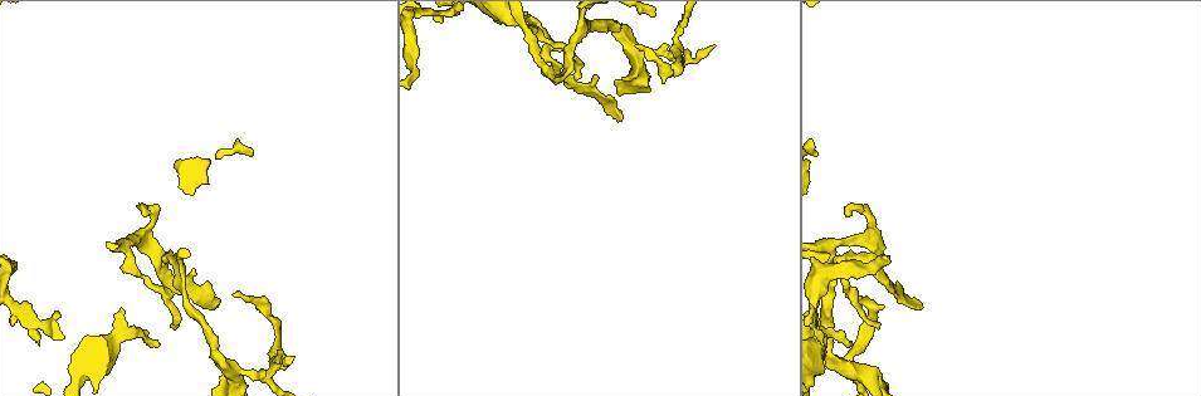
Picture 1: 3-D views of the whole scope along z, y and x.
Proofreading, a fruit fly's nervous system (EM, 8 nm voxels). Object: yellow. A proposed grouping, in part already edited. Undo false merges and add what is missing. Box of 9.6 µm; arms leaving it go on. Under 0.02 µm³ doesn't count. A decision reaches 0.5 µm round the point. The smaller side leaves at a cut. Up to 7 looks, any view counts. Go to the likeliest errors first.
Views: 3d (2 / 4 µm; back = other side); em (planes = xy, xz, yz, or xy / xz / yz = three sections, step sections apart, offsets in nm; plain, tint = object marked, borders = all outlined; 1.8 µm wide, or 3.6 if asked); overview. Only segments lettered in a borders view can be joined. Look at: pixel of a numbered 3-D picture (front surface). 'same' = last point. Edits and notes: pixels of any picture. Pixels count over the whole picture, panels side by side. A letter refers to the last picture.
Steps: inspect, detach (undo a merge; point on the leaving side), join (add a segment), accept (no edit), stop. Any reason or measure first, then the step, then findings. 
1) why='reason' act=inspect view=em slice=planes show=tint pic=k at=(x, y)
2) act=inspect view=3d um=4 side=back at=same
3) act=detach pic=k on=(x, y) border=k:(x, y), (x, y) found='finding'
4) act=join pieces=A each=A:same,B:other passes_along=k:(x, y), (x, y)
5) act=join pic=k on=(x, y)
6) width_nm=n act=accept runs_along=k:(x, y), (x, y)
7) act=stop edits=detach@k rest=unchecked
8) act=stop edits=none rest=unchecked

why='four-way junction' act=inspect view=3d um=2 pic=1 at=(851, 359)

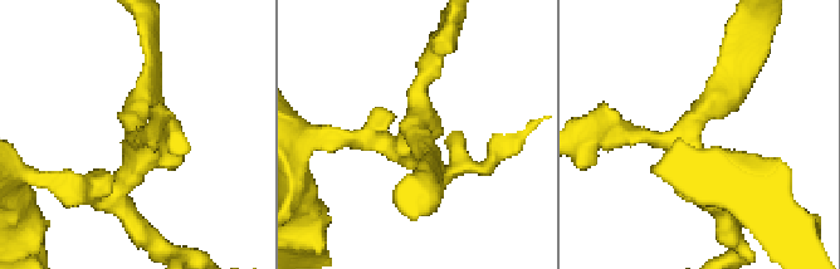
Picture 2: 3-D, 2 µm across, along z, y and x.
arms=4 why='shape alone is not enough' act=inspect view=em slice=planes show=tint pic=2 at=(420, 125)

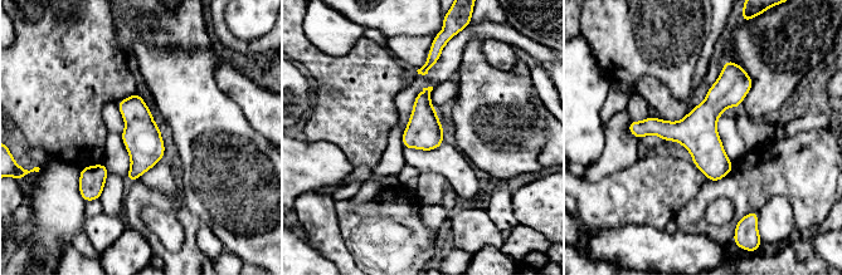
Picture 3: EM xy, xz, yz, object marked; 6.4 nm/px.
act=inspect view=em slice=planes show=borders at=same

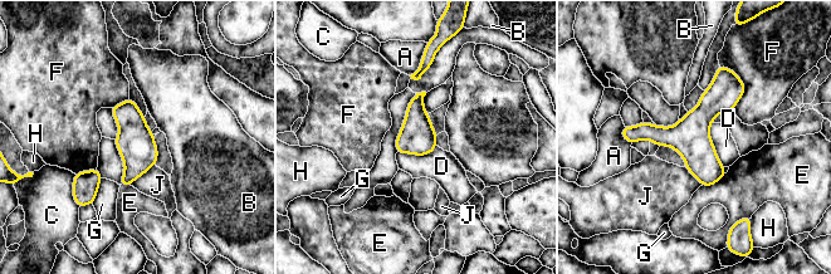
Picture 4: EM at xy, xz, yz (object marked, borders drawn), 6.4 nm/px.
act=accept each=A:other,B:other,C:other,D:other,E:other,F:other,G:other,H:other,J:other border=4:(712, 122), (709, 137), (724, 166) found='one cell here'

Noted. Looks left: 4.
why='branch stops here' act=inspect view=3d um=4 pic=1 at=(441, 22)

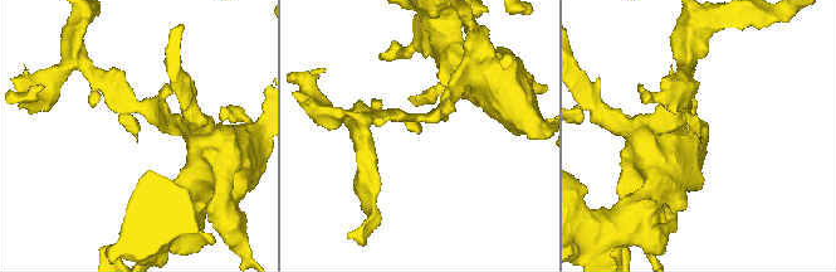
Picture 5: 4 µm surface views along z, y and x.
why='shape alone is not enough' act=inspect view=em slice=yz step=8 show=borders pic=5 at=(137, 139)

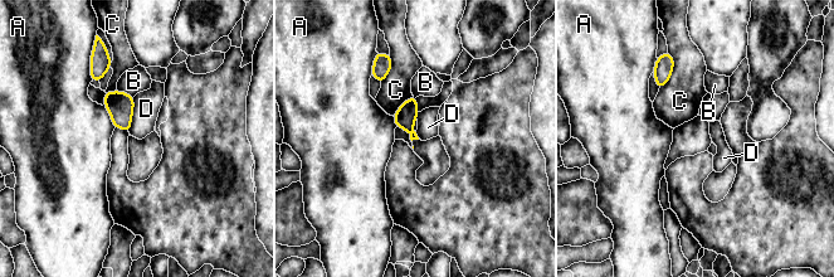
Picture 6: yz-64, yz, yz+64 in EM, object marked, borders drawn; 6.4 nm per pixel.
why='cut it another way' act=inspect view=em slice=planes show=borders at=same

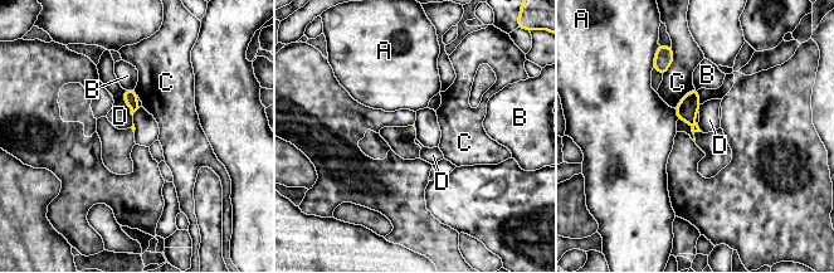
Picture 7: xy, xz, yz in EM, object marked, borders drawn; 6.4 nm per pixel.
act=accept each=A:other,B:other,C:other,D:other border=7:(123, 89), (123, 101), (132, 116) found='no lettered segment goes on from it'

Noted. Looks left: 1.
why='thick turns thin' act=inspect view=em slice=planes show=borders pic=1 at=(110, 342)

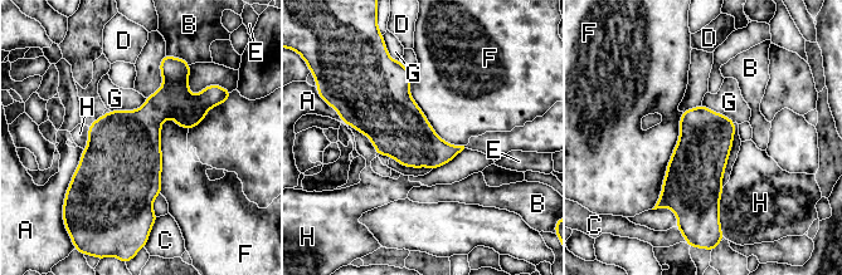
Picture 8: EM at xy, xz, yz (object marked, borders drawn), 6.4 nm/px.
longest_contact=F:500nm act=accept each=A:other,B:other,C:other,D:other,E:other,F:other,G:other,H:other border=8:(170, 117), (161, 127), (160, 194) found='one cell here'

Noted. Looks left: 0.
act=stop edits=none rest=unchecked

